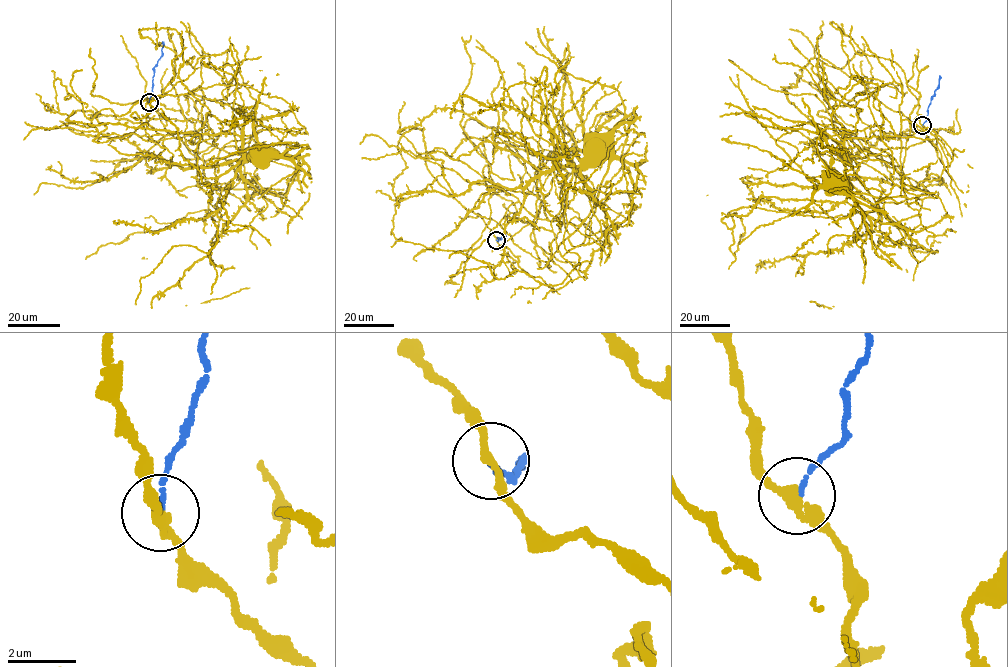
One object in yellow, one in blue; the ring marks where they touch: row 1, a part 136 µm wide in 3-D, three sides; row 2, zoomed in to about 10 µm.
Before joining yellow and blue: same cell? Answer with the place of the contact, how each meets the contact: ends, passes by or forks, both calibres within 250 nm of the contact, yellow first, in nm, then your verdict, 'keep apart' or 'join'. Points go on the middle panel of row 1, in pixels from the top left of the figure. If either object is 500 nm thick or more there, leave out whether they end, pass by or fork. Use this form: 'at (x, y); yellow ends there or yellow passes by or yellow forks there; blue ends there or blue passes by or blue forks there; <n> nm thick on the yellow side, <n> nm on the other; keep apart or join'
at (496, 240); yellow passes by; blue ends there; 280 nm thick on the yellow side, 120 nm on the other; keep apart

